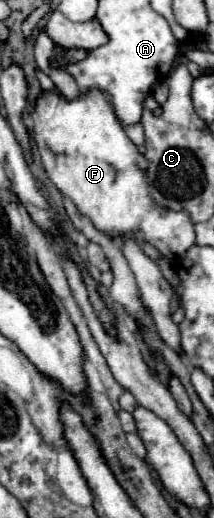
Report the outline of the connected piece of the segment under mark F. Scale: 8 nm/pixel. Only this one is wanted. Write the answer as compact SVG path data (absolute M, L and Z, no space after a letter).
M91 88L87 94L79 94L73 100L67 100L51 90L43 90L35 100L35 106L29 116L33 122L31 132L39 148L41 162L47 176L65 196L69 196L75 202L79 212L85 214L97 226L97 230L105 230L107 234L113 234L113 238L121 234L129 234L129 236L139 234L143 240L153 244L167 258L179 258L195 242L193 222L189 214L165 210L163 206L157 206L151 200L149 182L145 174L147 172L145 156L139 154L135 144L127 138L111 106L111 96L105 90Z

